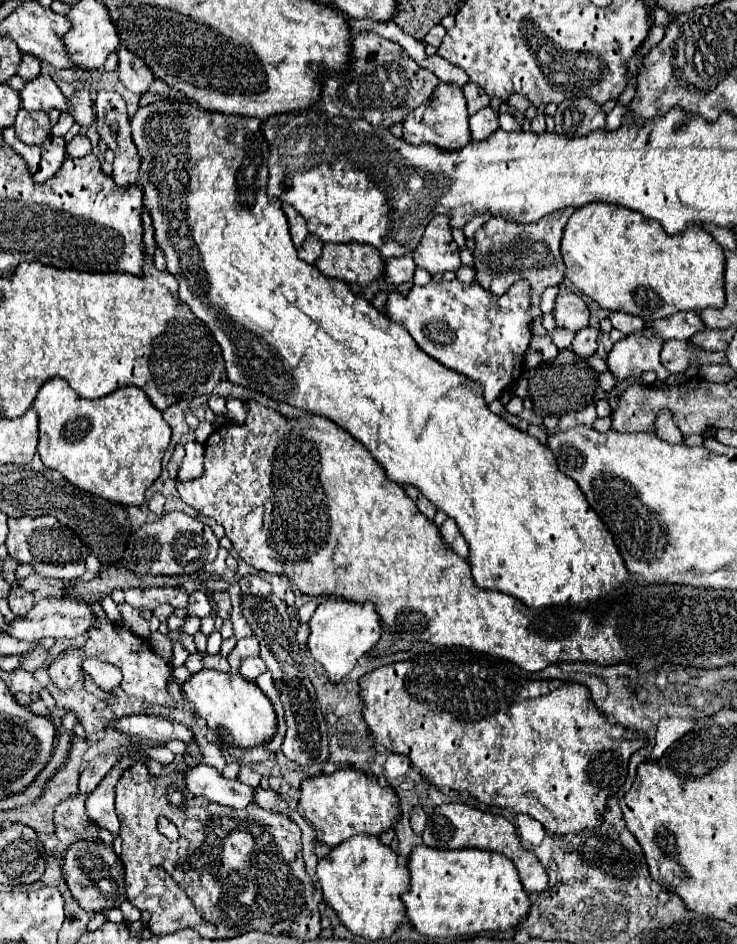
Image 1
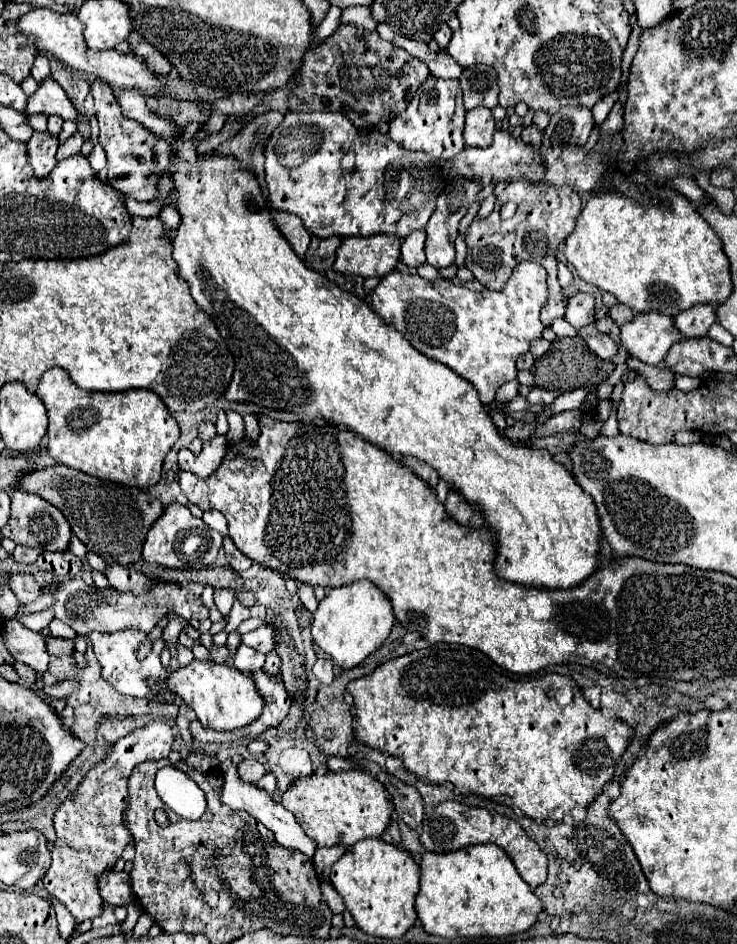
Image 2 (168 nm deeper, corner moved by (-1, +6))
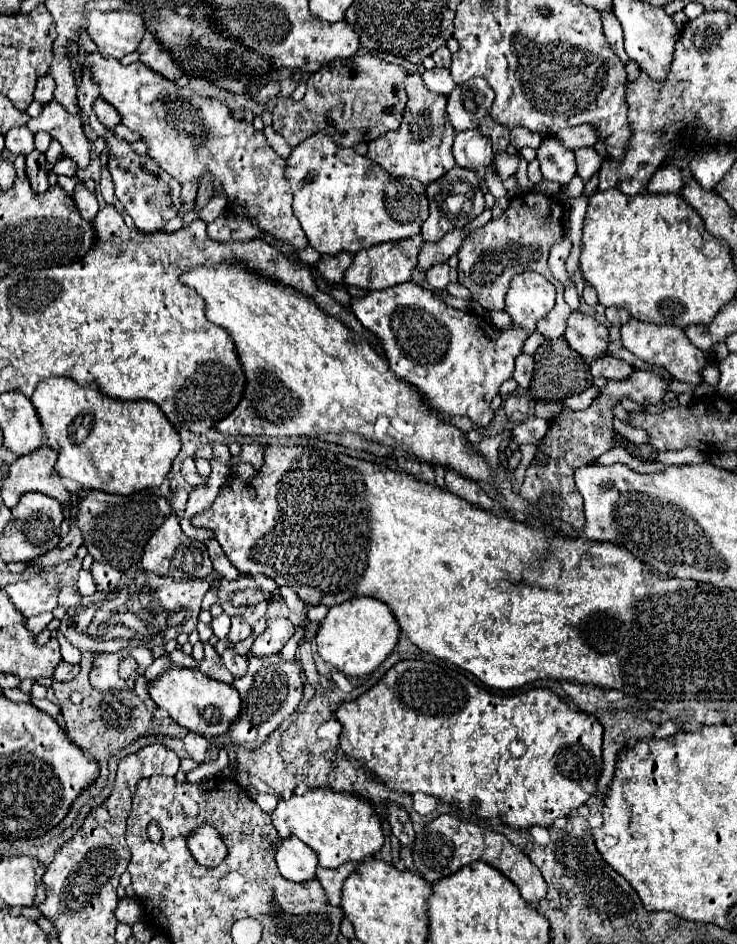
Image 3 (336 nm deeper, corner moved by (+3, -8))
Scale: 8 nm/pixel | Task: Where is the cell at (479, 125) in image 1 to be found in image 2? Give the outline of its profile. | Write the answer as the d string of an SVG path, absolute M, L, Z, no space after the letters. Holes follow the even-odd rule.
M489 109L467 111L465 131L463 131L465 145L471 145L471 147L489 145L493 131L495 131L495 119Z

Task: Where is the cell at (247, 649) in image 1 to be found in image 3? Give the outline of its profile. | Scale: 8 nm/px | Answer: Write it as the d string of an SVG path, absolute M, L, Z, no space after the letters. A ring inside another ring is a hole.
M287 617L269 619L265 633L255 639L251 651L255 655L259 655L259 657L279 653L283 649L283 645L289 641L289 637L293 635L293 631L295 631L295 627Z

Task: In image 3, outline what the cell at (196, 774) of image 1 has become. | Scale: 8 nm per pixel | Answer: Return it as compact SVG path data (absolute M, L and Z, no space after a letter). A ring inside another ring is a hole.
M293 837L281 841L275 859L279 865L279 873L289 881L301 883L315 877L317 857L313 855L313 849L309 849L305 843L299 843Z

